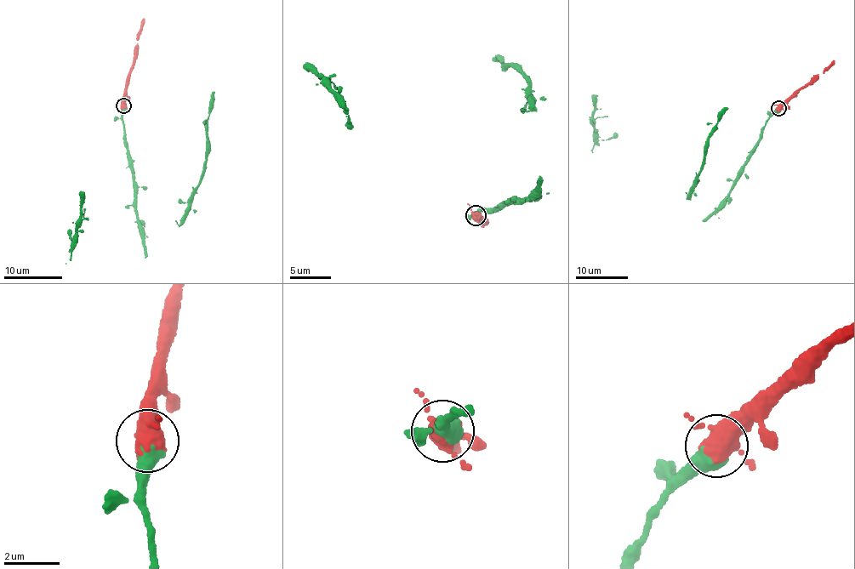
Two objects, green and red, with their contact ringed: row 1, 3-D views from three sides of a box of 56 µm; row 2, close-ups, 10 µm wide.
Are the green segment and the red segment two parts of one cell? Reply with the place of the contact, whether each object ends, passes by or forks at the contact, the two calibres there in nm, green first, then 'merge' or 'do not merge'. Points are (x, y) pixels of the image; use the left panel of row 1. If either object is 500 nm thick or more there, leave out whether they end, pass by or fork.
(123, 105) | 600/440 nm | merge

